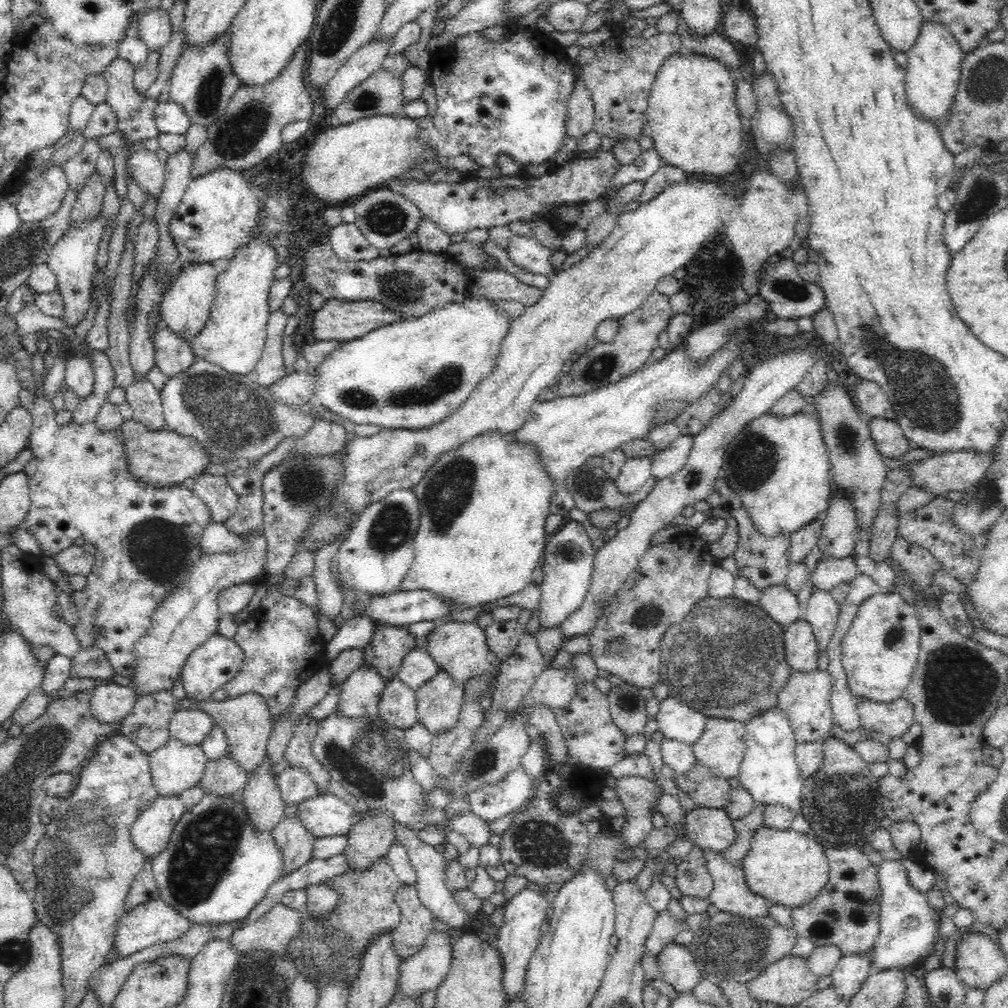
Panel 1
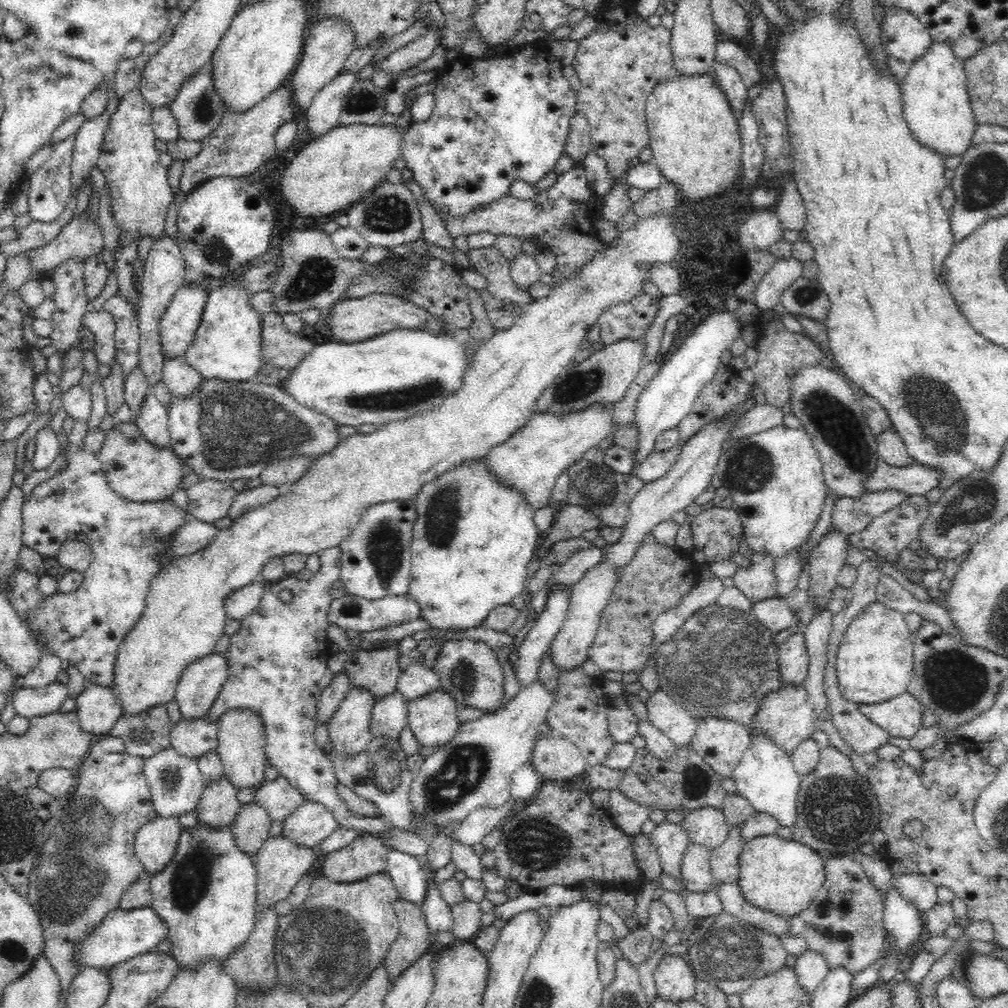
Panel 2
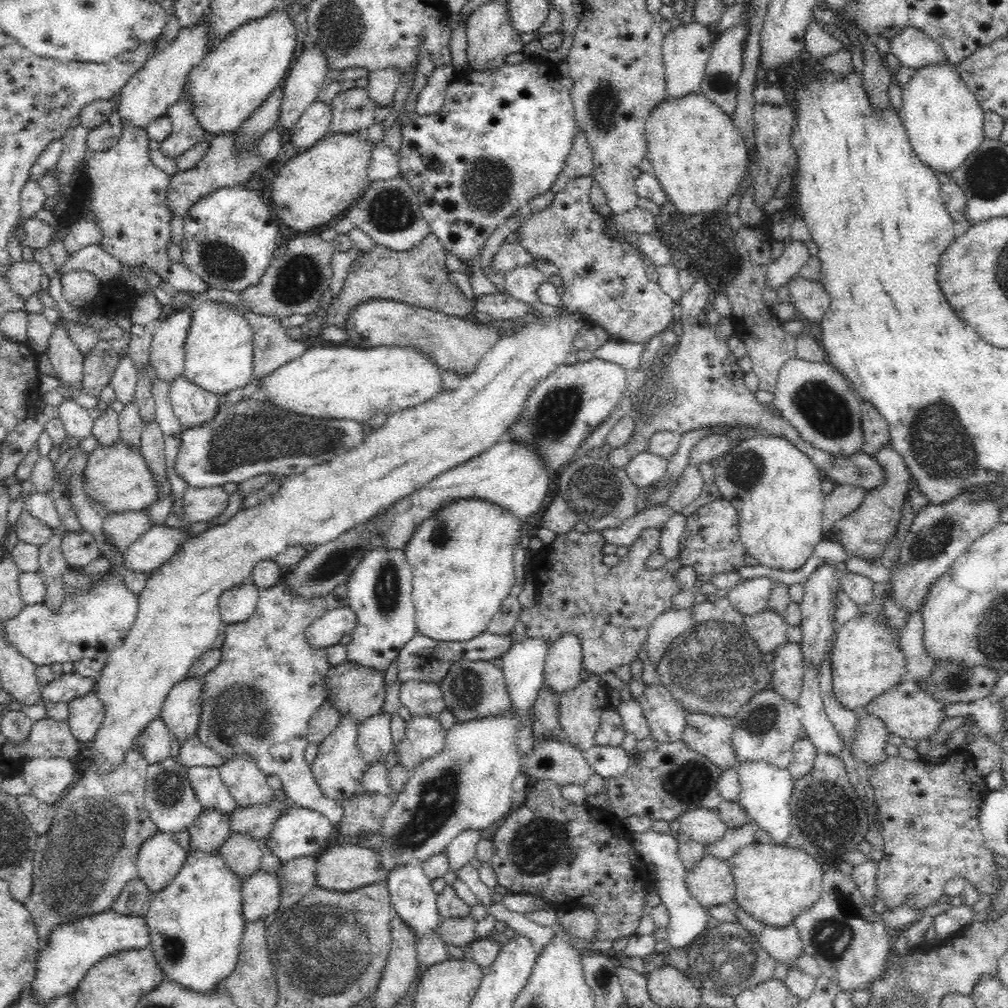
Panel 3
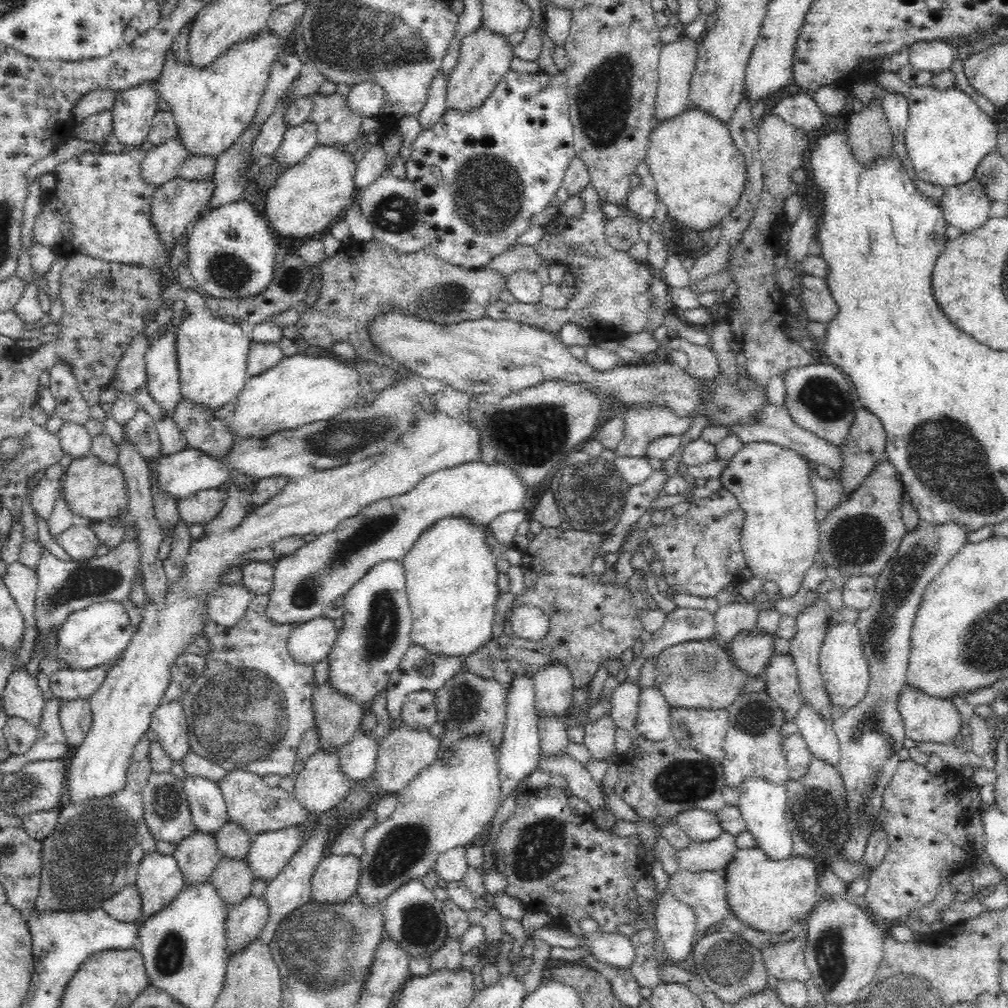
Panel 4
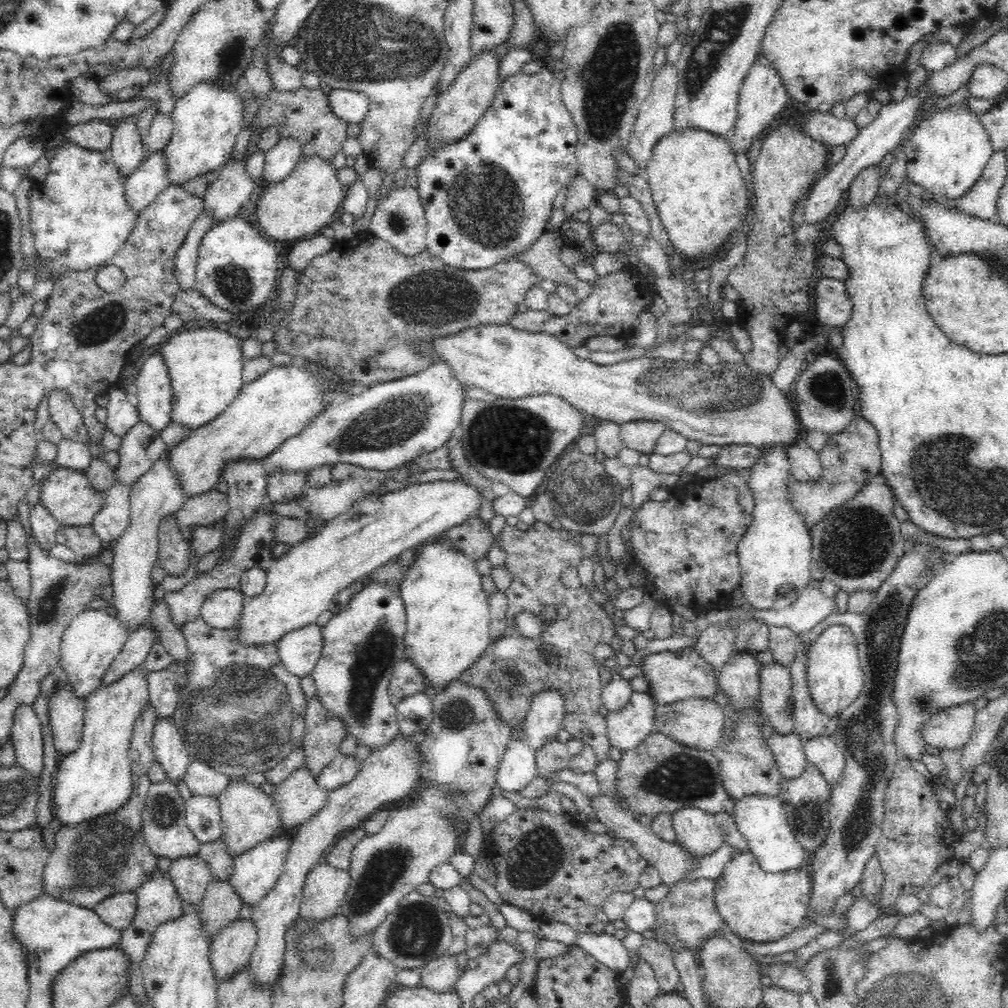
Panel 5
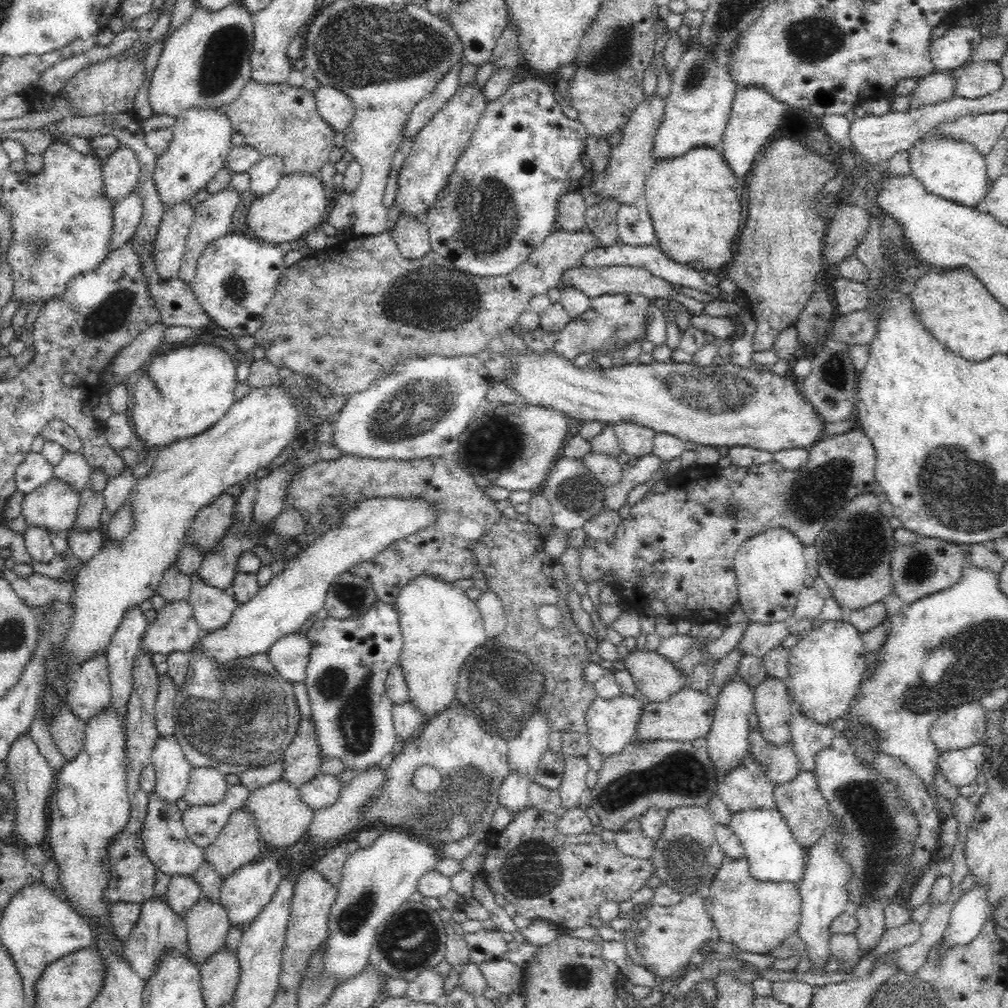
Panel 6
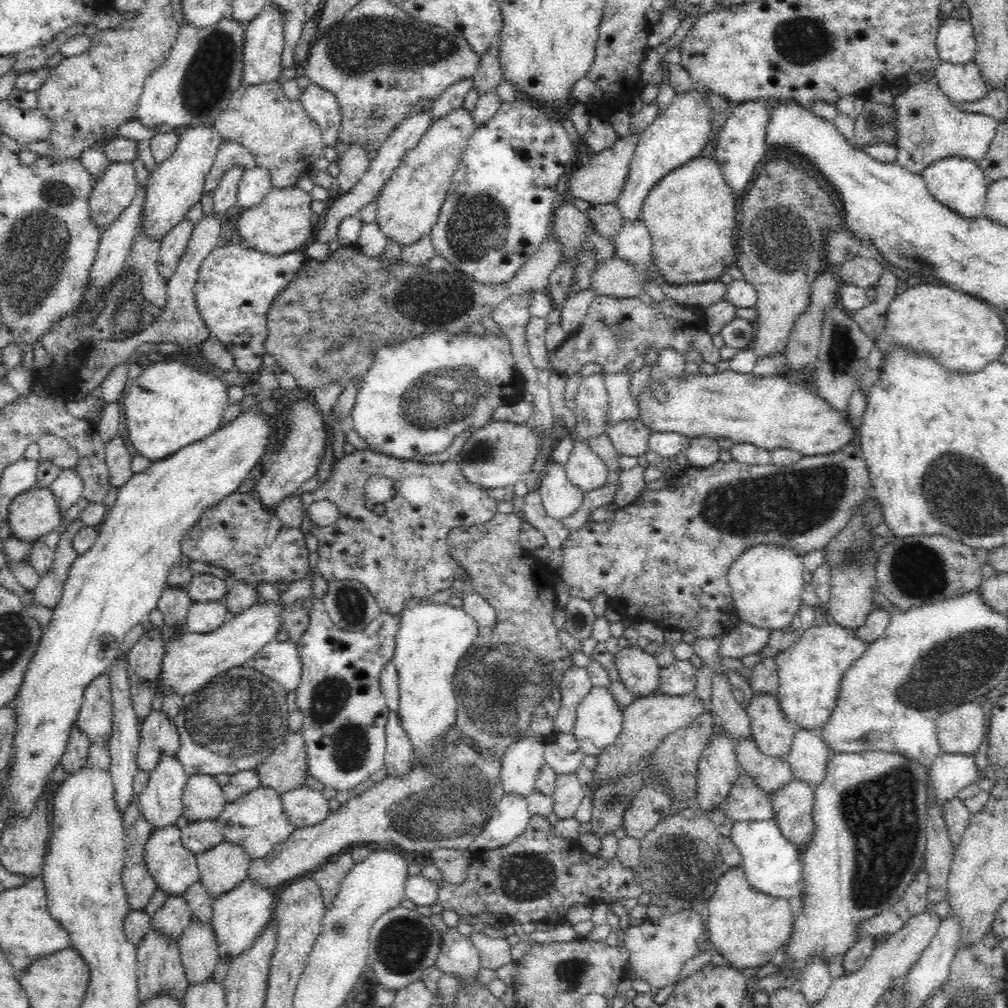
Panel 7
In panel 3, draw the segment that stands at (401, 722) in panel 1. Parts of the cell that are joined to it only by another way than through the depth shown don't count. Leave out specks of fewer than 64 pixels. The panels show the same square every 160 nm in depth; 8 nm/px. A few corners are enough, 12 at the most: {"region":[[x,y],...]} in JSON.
{"region":[[380,710],[358,726],[367,765],[394,748],[391,712]]}

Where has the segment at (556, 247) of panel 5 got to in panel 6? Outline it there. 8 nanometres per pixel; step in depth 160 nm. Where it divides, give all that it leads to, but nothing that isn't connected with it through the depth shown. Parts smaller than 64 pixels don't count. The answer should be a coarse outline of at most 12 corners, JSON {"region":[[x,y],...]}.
{"region":[[632,266],[563,273],[561,283],[589,297],[642,294],[670,298],[672,285]]}

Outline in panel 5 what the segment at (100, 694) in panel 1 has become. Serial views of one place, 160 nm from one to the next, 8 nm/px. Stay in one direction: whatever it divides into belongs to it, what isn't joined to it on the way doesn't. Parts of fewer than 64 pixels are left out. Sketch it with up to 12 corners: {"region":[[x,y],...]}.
{"region":[[62,687],[49,699],[60,757],[82,743],[85,699]]}

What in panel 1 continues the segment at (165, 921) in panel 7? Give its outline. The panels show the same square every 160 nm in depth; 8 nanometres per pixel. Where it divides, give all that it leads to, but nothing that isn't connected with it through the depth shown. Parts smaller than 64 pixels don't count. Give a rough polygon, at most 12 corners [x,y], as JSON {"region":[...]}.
{"region":[[226,752],[206,763],[203,792],[240,797],[247,772]]}

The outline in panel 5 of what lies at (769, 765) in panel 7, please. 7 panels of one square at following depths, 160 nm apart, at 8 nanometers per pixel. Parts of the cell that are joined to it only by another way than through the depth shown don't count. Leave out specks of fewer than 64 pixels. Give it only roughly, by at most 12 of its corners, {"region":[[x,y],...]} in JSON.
{"region":[[795,732],[767,739],[784,779],[807,767],[804,742]]}

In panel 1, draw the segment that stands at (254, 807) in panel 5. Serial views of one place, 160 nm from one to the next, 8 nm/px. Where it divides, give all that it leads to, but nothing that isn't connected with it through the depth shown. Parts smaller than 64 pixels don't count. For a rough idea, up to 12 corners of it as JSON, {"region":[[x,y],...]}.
{"region":[[255,692],[224,701],[176,700],[206,711],[248,776],[267,754],[273,723]]}

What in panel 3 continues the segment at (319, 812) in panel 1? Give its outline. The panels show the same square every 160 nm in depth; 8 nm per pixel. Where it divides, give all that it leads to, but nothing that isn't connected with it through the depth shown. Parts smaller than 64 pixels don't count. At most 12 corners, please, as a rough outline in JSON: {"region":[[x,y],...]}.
{"region":[[293,805],[274,823],[267,845],[282,863],[316,857],[334,840],[317,810]]}

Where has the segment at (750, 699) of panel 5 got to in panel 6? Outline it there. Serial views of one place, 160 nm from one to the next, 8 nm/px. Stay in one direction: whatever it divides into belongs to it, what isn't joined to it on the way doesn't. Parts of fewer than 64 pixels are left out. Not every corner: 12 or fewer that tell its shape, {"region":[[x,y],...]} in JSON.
{"region":[[720,686],[705,737],[719,776],[748,754],[753,687]]}

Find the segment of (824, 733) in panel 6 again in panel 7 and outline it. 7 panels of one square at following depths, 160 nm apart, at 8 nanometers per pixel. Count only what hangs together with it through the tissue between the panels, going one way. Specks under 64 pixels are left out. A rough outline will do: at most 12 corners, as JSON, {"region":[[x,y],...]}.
{"region":[[799,728],[785,759],[815,787],[831,750],[818,730]]}

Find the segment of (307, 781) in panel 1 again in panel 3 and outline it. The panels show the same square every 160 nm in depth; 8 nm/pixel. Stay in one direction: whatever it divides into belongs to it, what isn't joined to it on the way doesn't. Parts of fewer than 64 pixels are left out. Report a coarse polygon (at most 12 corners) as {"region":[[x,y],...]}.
{"region":[[281,786],[266,804],[238,807],[231,832],[267,838],[292,800]]}

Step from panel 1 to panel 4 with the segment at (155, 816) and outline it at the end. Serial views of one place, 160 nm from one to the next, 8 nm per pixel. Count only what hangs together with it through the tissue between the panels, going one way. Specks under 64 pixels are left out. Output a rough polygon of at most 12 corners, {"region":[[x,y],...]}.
{"region":[[146,852],[135,885],[138,923],[172,902],[185,880],[173,854]]}

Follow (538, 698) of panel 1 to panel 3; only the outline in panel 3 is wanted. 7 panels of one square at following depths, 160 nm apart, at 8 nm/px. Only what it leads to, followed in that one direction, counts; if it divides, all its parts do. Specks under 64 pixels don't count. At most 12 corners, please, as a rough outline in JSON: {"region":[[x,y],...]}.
{"region":[[526,714],[456,722],[379,828],[383,868],[424,862],[513,808]]}

